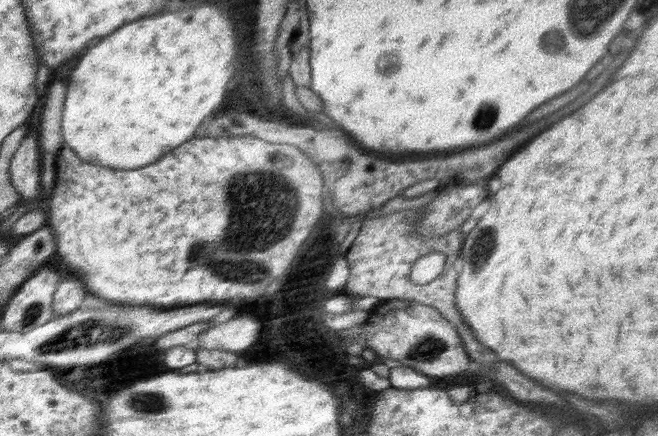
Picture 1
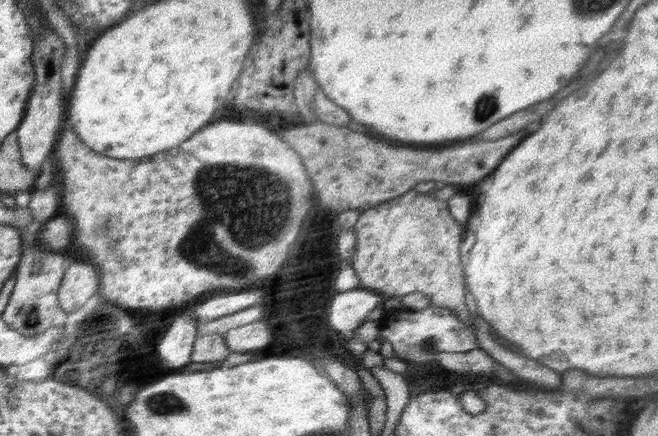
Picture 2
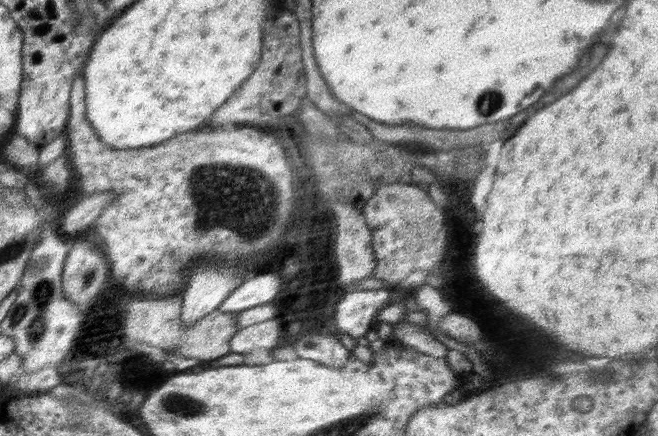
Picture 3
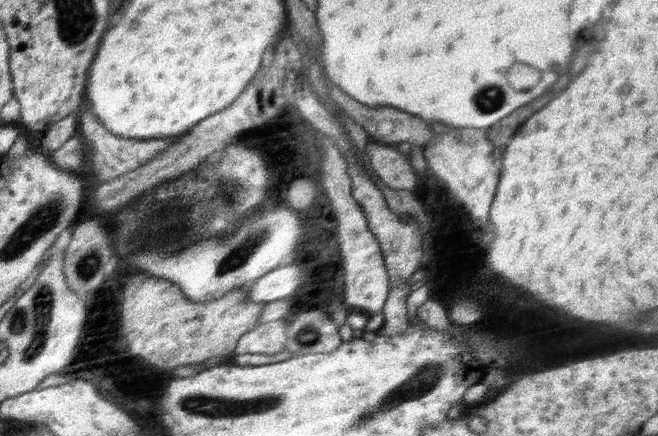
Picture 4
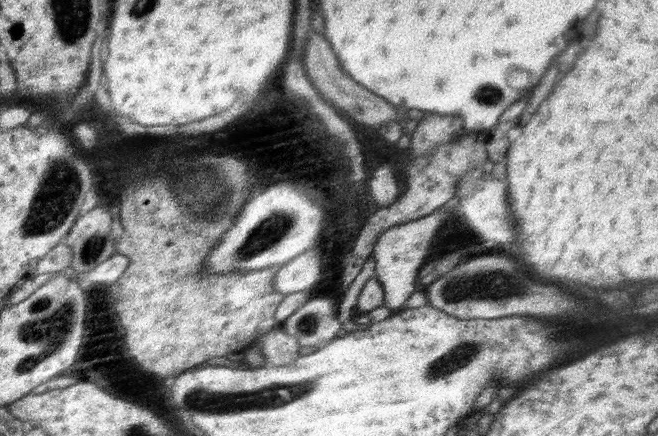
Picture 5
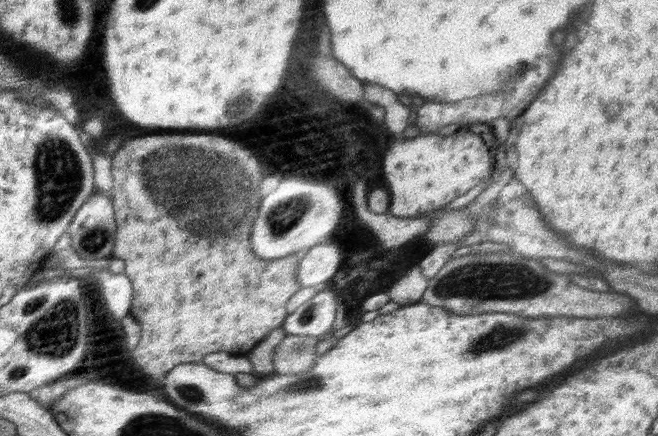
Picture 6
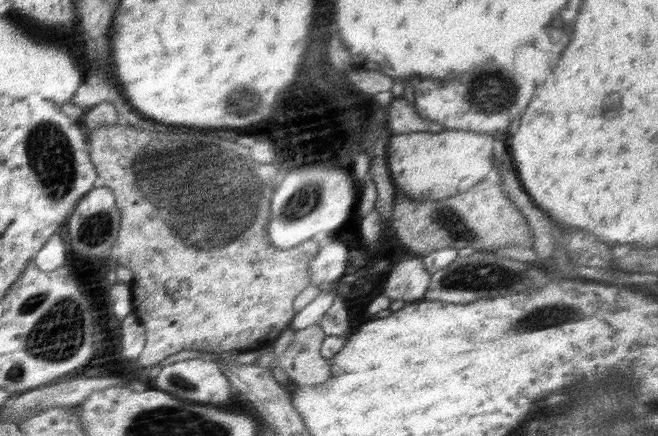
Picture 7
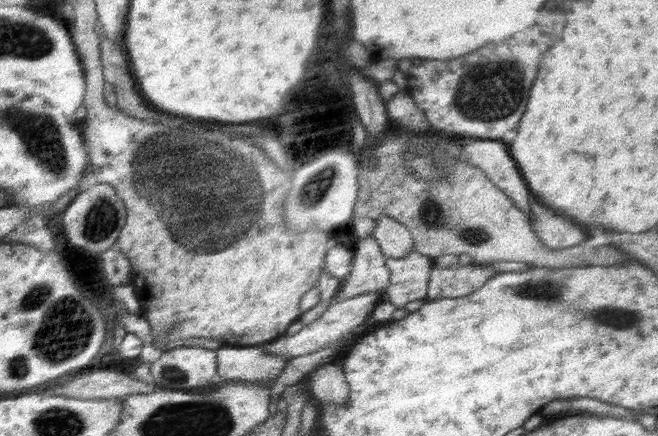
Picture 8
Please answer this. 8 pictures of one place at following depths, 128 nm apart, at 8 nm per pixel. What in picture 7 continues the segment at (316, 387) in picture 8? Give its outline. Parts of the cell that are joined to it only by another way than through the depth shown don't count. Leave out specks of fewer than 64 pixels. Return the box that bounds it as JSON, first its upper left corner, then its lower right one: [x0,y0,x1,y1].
[279,325,330,386]

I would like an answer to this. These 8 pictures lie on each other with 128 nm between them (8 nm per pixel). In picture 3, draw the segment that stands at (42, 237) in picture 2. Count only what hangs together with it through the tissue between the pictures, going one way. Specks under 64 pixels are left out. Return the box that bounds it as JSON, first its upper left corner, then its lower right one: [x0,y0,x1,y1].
[57,191,118,238]

